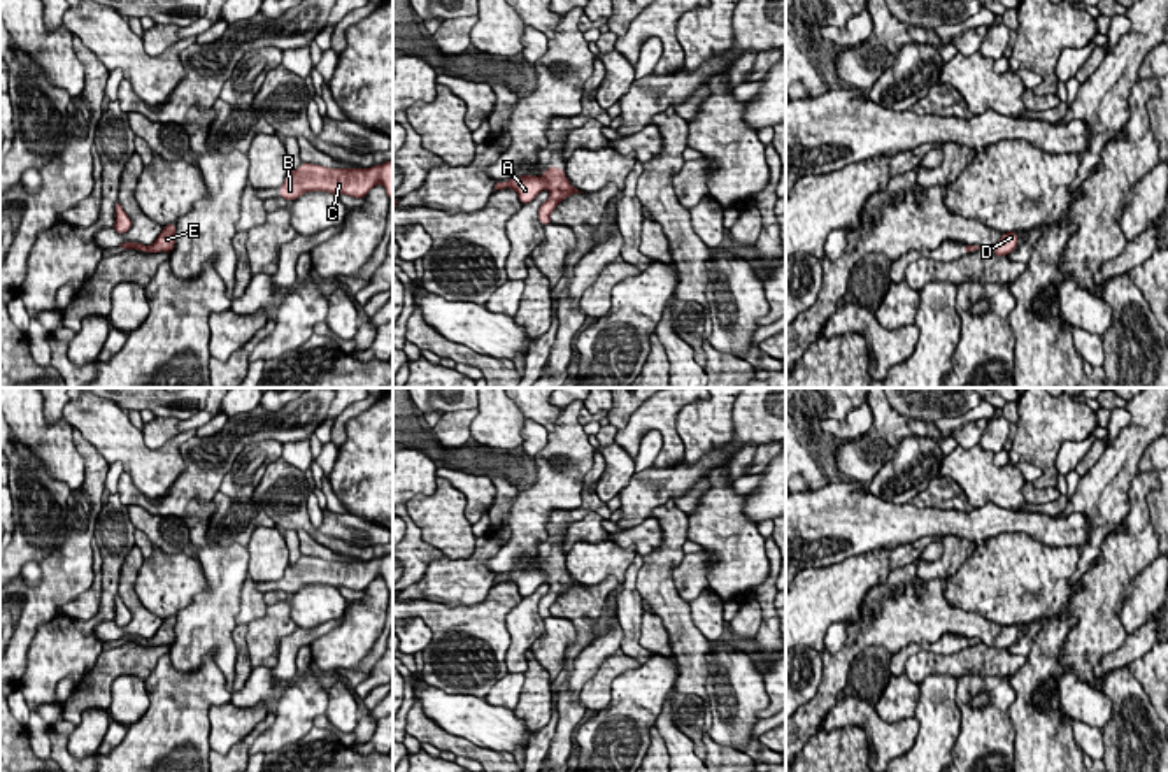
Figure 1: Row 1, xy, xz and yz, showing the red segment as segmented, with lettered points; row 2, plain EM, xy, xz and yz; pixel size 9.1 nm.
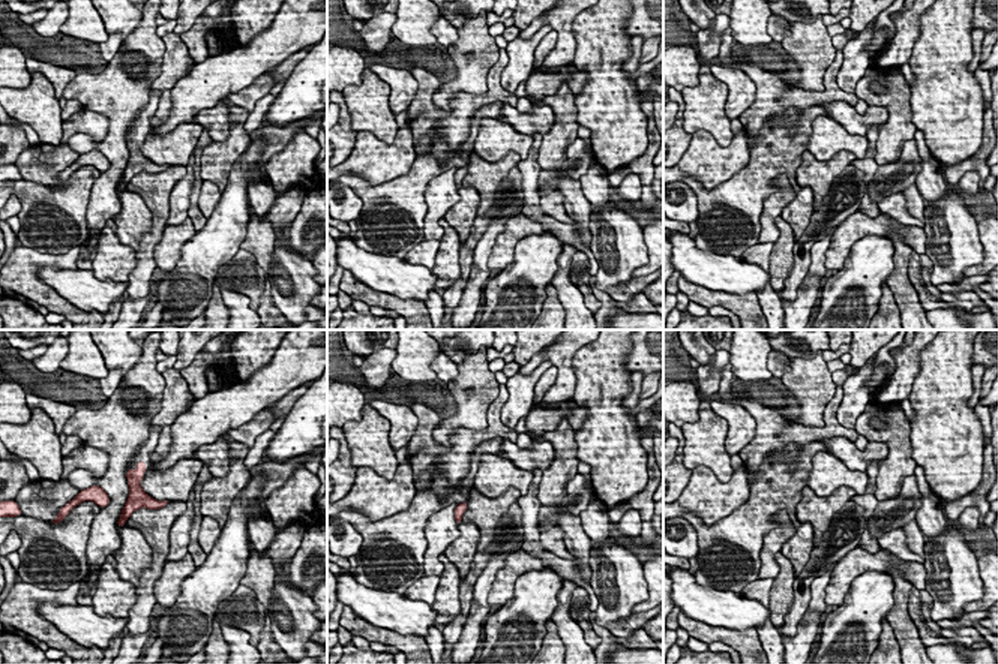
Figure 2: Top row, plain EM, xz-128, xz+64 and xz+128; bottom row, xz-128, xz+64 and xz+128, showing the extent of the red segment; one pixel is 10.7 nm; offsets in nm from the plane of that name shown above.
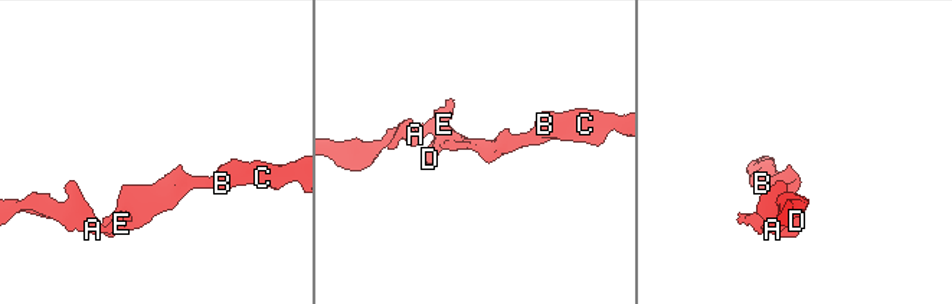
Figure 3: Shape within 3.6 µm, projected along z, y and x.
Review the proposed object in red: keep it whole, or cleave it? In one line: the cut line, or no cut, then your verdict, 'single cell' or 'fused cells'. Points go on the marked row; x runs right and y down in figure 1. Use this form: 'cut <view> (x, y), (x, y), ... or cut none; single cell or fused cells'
cut none; single cell

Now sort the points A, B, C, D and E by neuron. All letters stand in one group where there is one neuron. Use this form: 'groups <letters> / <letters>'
groups A B C D E

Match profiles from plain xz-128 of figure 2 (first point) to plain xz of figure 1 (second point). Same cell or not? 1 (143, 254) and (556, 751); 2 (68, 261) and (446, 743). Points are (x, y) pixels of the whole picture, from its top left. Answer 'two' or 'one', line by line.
1: one
2: one

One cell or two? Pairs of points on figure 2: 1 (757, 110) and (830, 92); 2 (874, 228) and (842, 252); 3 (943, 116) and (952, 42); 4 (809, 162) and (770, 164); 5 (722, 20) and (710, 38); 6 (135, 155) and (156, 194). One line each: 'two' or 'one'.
1: one
2: one
3: one
4: two
5: one
6: two

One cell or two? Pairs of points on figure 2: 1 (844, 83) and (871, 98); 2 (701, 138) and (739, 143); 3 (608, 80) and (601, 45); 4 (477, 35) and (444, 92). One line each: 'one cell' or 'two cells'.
1: two cells
2: one cell
3: one cell
4: one cell

